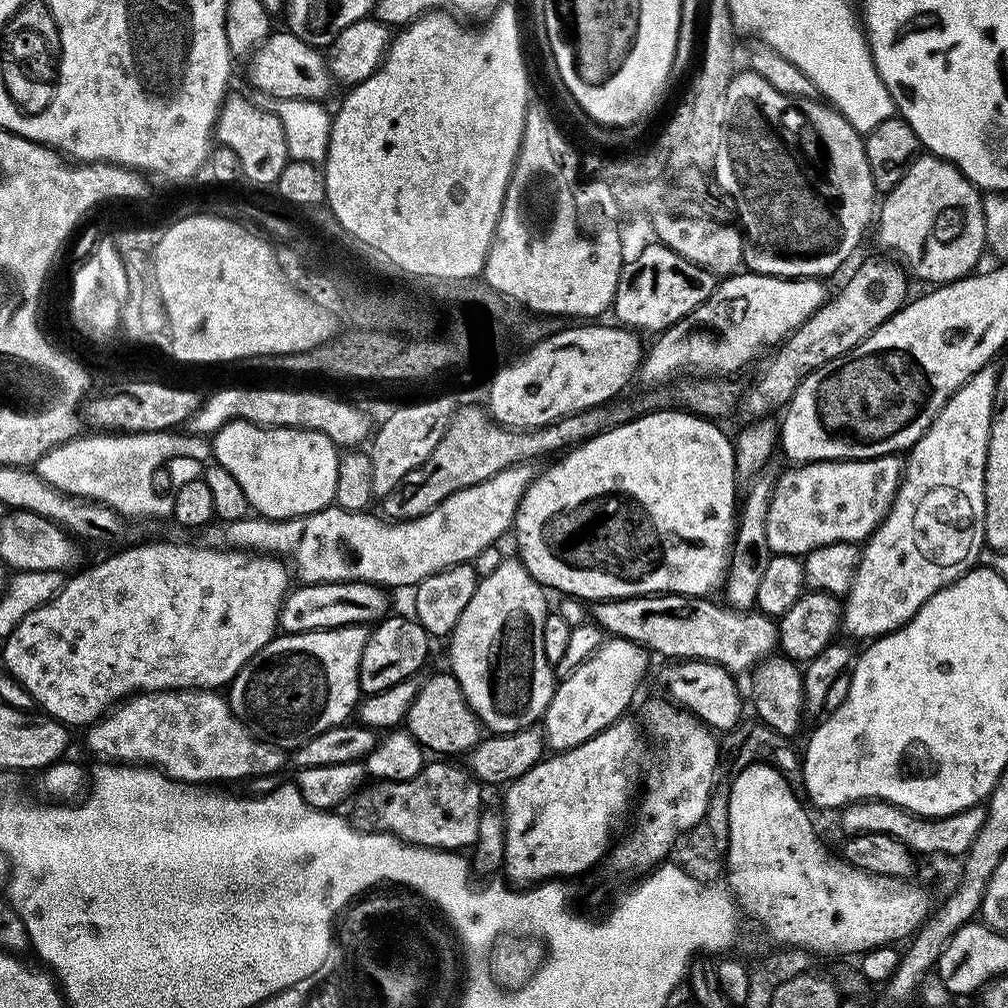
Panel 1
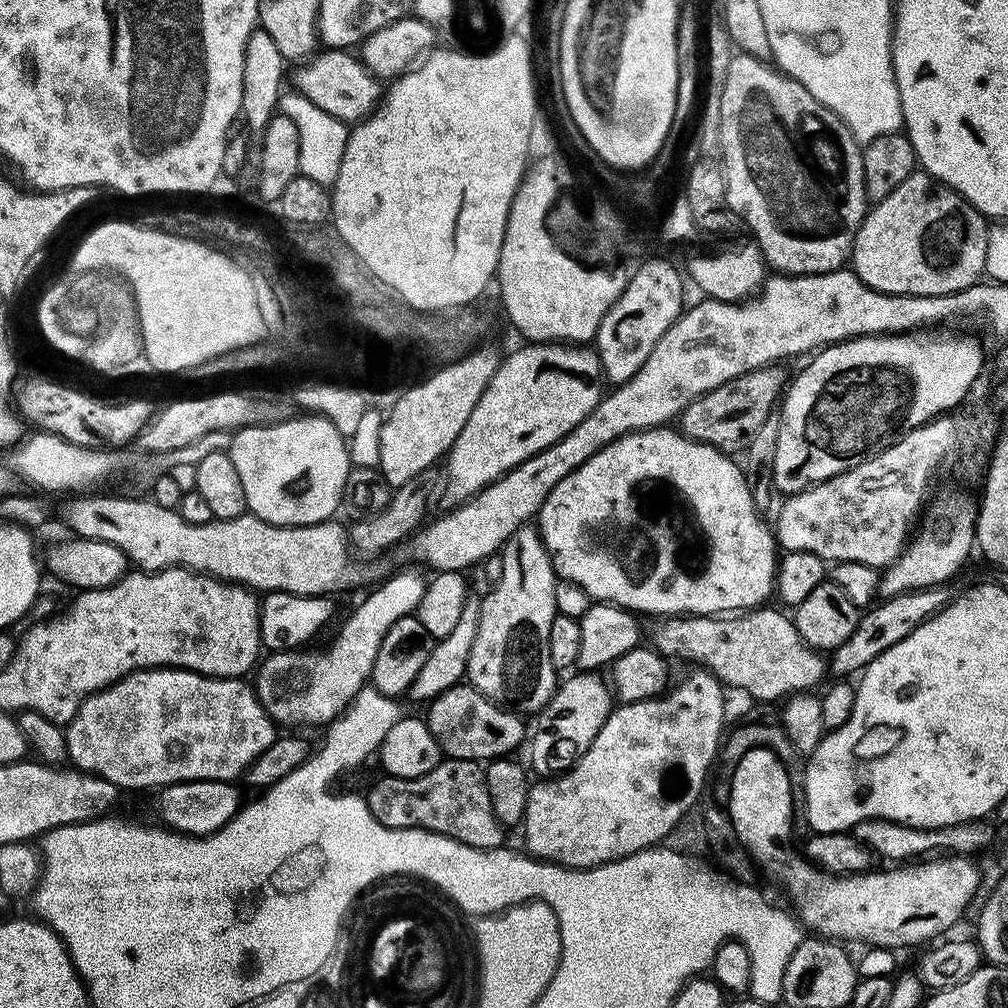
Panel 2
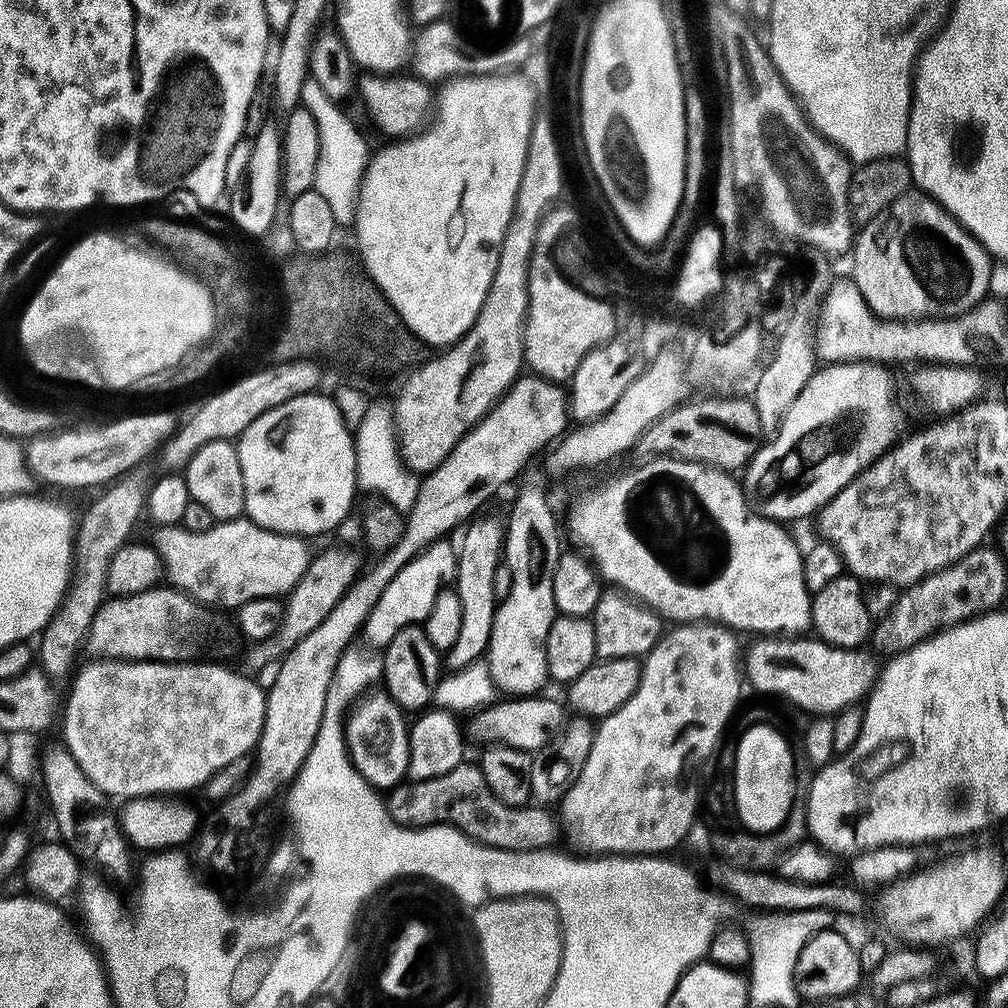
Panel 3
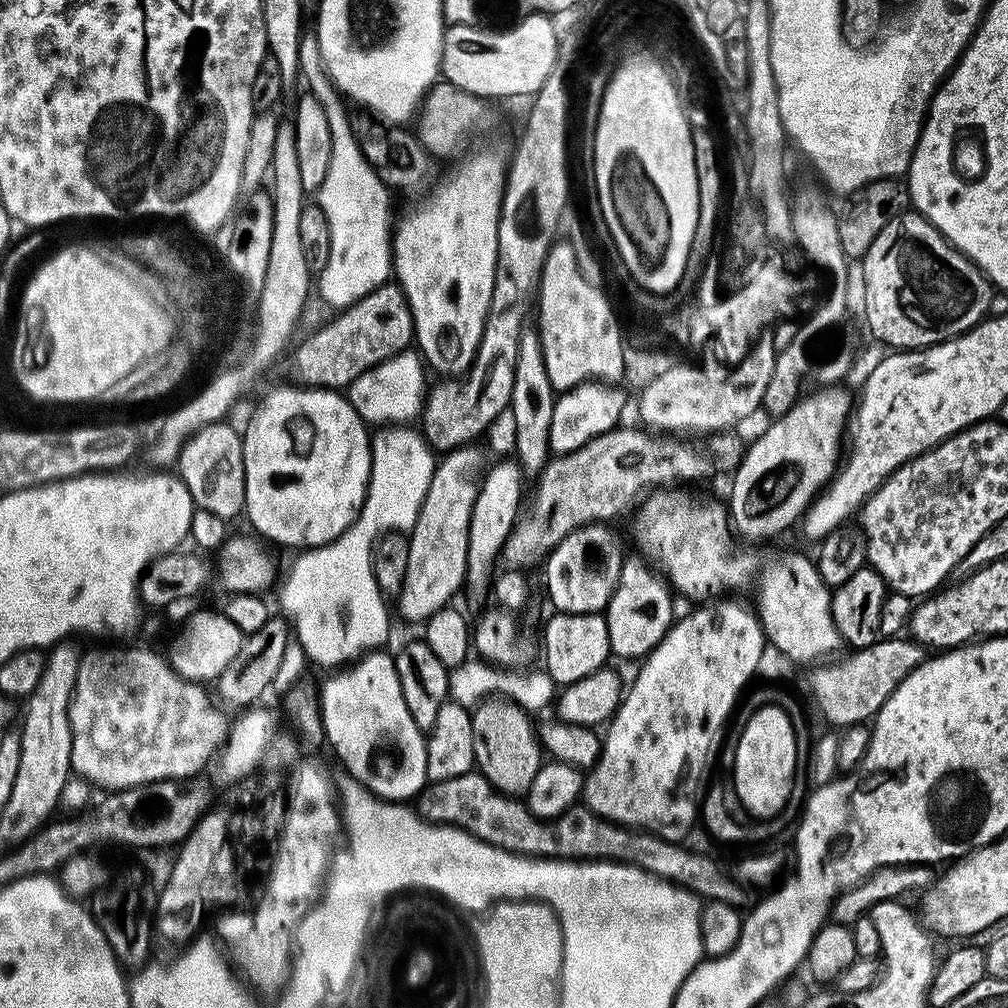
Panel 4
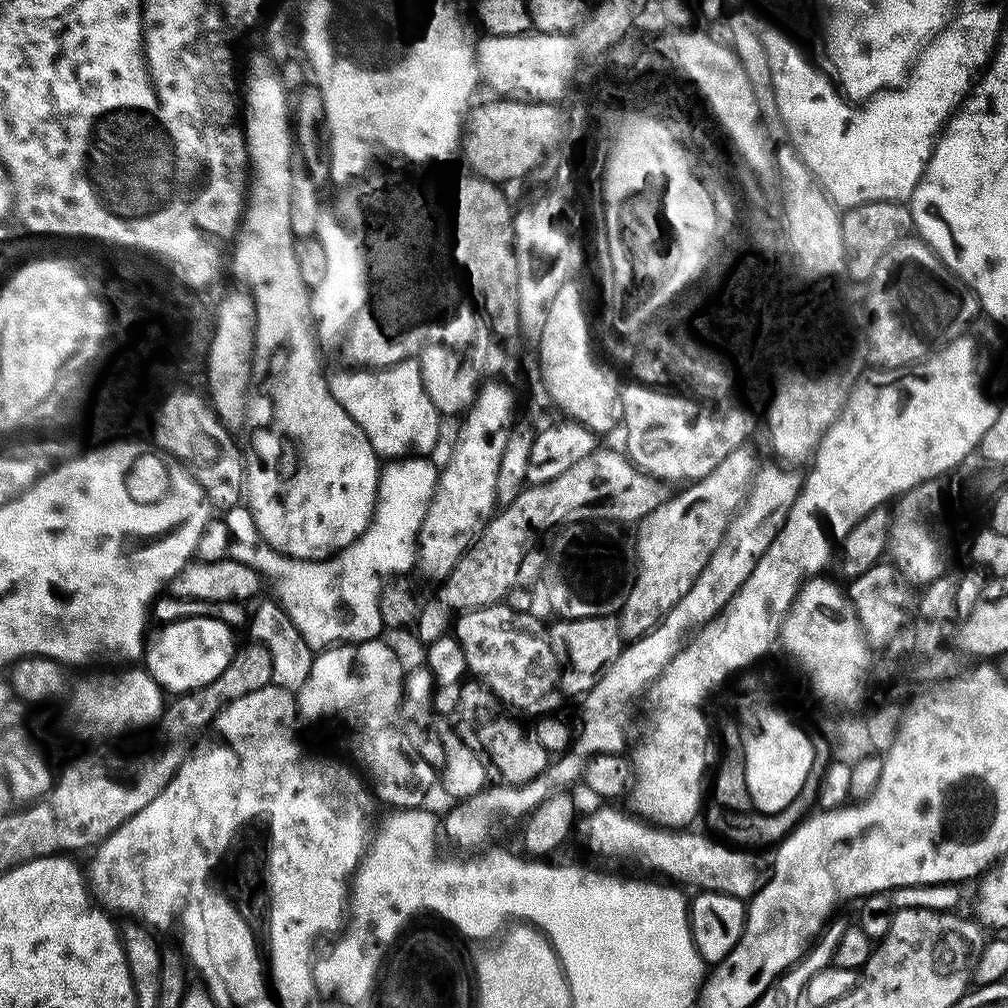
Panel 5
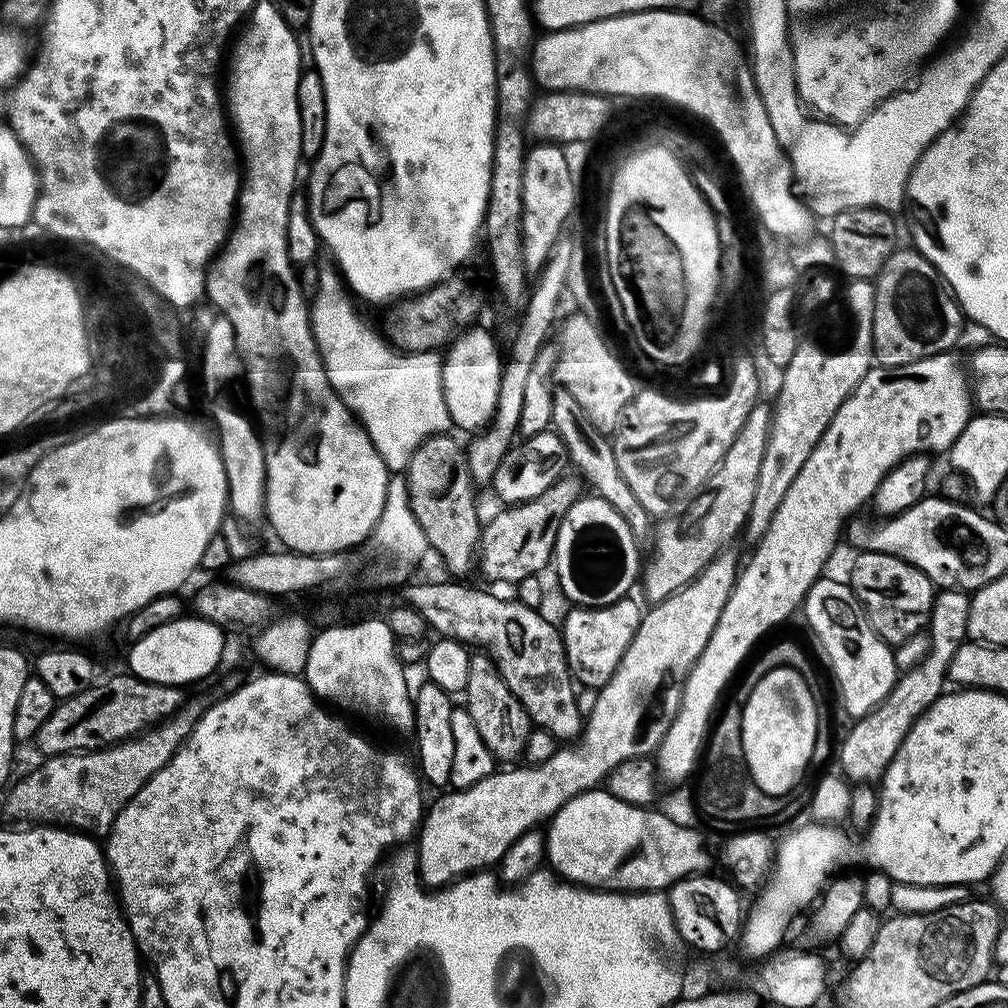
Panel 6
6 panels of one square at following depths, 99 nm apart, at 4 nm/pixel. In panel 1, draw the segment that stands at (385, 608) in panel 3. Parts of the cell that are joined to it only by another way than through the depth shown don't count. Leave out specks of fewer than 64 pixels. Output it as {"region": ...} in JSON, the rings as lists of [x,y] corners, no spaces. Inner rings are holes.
{"region":[[[352,624],[341,628],[328,628],[314,632],[277,634],[273,636],[272,641],[266,646],[262,646],[262,650],[258,650],[258,654],[254,654],[254,658],[250,658],[246,662],[246,666],[242,666],[242,670],[238,670],[238,674],[234,677],[232,683],[227,685],[226,699],[232,708],[233,714],[246,724],[256,736],[285,750],[298,749],[310,738],[314,738],[334,726],[345,723],[351,717],[348,716],[351,712],[353,715],[354,709],[362,696],[360,691],[360,663],[362,662],[362,650],[368,641],[368,634],[369,629],[367,627]]]}

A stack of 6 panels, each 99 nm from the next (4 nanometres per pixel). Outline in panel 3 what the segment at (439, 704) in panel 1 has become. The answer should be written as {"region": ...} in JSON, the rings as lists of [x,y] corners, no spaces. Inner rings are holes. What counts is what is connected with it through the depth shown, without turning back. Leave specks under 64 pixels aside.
{"region":[[[544,695],[500,698],[495,704],[489,704],[487,708],[471,713],[467,717],[468,724],[466,720],[467,739],[471,743],[473,740],[474,743],[480,744],[479,746],[505,744],[529,754],[536,752],[549,744],[566,723],[565,705],[560,705],[558,701]]]}

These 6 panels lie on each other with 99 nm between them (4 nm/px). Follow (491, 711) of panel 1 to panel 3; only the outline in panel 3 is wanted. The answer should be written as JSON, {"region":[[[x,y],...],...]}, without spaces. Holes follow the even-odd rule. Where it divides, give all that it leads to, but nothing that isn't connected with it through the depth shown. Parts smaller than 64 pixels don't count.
{"region":[[[527,467],[519,477],[518,494],[508,512],[508,520],[506,516],[502,560],[512,585],[496,605],[486,663],[497,689],[512,698],[535,696],[550,680],[546,634],[550,634],[550,626],[558,615],[554,602],[554,570],[562,555],[562,528],[556,525],[556,516],[546,494],[546,482],[548,476],[541,467]]]}

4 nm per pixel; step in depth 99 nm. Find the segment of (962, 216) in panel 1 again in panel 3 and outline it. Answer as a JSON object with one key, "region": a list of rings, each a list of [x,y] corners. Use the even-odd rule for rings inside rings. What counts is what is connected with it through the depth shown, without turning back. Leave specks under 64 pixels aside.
{"region":[[[919,190],[902,194],[886,212],[855,233],[850,278],[872,310],[887,320],[935,320],[961,316],[989,295],[993,257],[932,196]]]}

